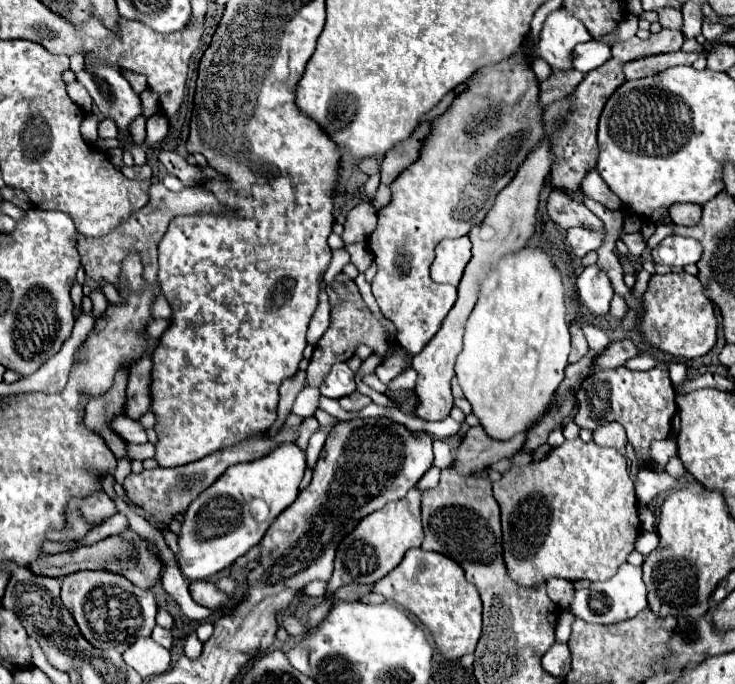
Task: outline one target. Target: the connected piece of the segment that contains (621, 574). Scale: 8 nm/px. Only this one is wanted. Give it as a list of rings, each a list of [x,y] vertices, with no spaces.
[[[623,563],[611,579],[607,579],[603,583],[593,583],[587,589],[579,589],[575,593],[573,603],[569,605],[569,611],[575,613],[579,619],[583,619],[587,623],[597,623],[597,625],[613,625],[613,623],[631,619],[647,607],[645,583],[643,583],[641,575],[643,575],[641,567],[633,567],[629,563]]]

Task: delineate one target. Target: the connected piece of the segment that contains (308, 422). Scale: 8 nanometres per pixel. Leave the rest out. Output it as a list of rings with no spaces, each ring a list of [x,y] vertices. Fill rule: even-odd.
[[[307,417],[307,419],[303,419],[303,423],[301,423],[301,427],[299,427],[299,439],[297,439],[295,443],[297,443],[301,449],[307,449],[309,437],[311,437],[317,429],[319,429],[319,423],[317,423],[315,417]]]

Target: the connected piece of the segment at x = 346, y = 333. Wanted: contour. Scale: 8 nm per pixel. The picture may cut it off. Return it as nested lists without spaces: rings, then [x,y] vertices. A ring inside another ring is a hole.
[[[339,273],[333,283],[331,289],[337,293],[339,301],[335,305],[335,309],[331,311],[331,323],[329,329],[323,333],[323,337],[317,341],[311,363],[307,367],[307,381],[305,387],[315,387],[315,383],[323,383],[327,371],[337,363],[337,361],[349,361],[357,349],[357,345],[365,343],[369,345],[375,353],[379,353],[381,357],[387,357],[395,345],[389,343],[387,333],[383,331],[383,325],[379,323],[379,319],[367,309],[367,305],[361,299],[361,293],[357,289],[357,285],[353,283],[353,279],[349,279],[345,273]]]

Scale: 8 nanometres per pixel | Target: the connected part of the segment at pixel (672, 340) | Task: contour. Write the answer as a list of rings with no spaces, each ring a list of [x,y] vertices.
[[[667,273],[653,275],[649,287],[643,295],[643,317],[639,321],[639,333],[645,341],[659,351],[681,357],[695,359],[707,355],[717,339],[717,319],[713,303],[703,295],[703,285],[695,275],[687,273]]]

